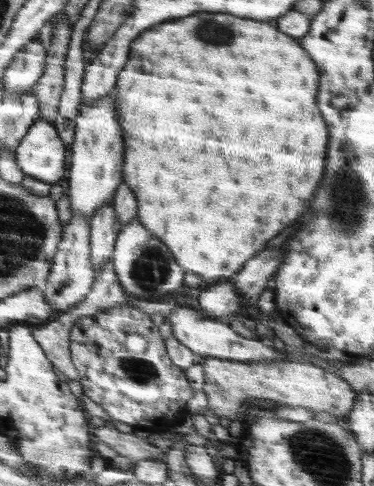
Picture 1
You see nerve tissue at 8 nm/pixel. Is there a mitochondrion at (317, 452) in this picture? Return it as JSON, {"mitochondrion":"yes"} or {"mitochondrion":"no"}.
{"mitochondrion":"yes"}

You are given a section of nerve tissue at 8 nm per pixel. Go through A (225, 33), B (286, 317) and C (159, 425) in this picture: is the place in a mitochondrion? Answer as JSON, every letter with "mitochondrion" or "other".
{"A":"mitochondrion","B":"other","C":"other"}

